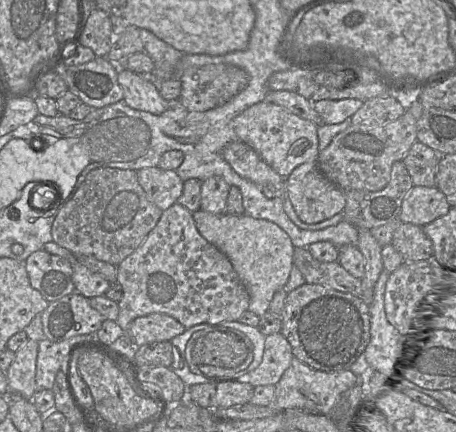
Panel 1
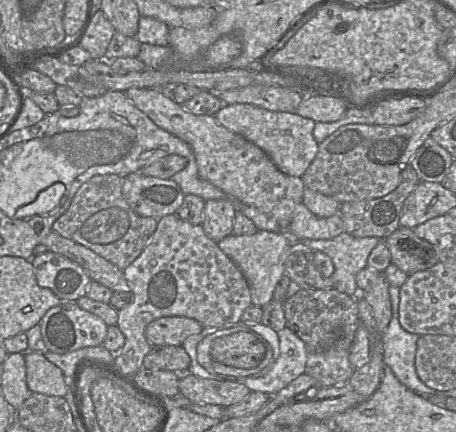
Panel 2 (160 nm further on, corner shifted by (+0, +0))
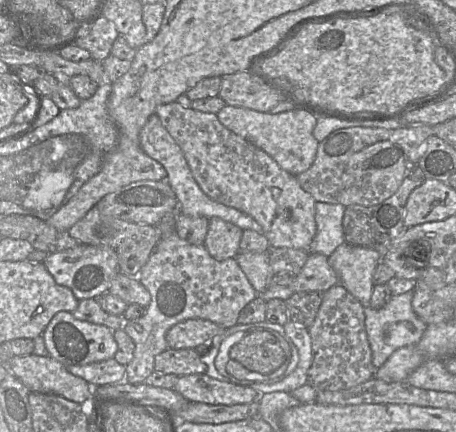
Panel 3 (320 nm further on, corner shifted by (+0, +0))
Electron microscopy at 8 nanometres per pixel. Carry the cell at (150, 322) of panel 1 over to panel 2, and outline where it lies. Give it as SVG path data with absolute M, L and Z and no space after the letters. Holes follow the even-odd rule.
M165 316L150 322L145 335L152 345L182 346L191 335L198 334L204 326L185 316Z

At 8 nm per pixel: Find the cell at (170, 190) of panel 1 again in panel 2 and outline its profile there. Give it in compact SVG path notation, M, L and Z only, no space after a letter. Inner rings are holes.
M130 173L124 177L122 194L135 213L156 220L175 214L185 196L172 179L141 173Z

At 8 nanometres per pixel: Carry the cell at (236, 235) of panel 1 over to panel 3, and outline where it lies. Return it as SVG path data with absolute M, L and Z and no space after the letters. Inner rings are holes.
M270 249L266 252L239 252L236 260L257 291L264 292L272 283L274 274L270 266Z

